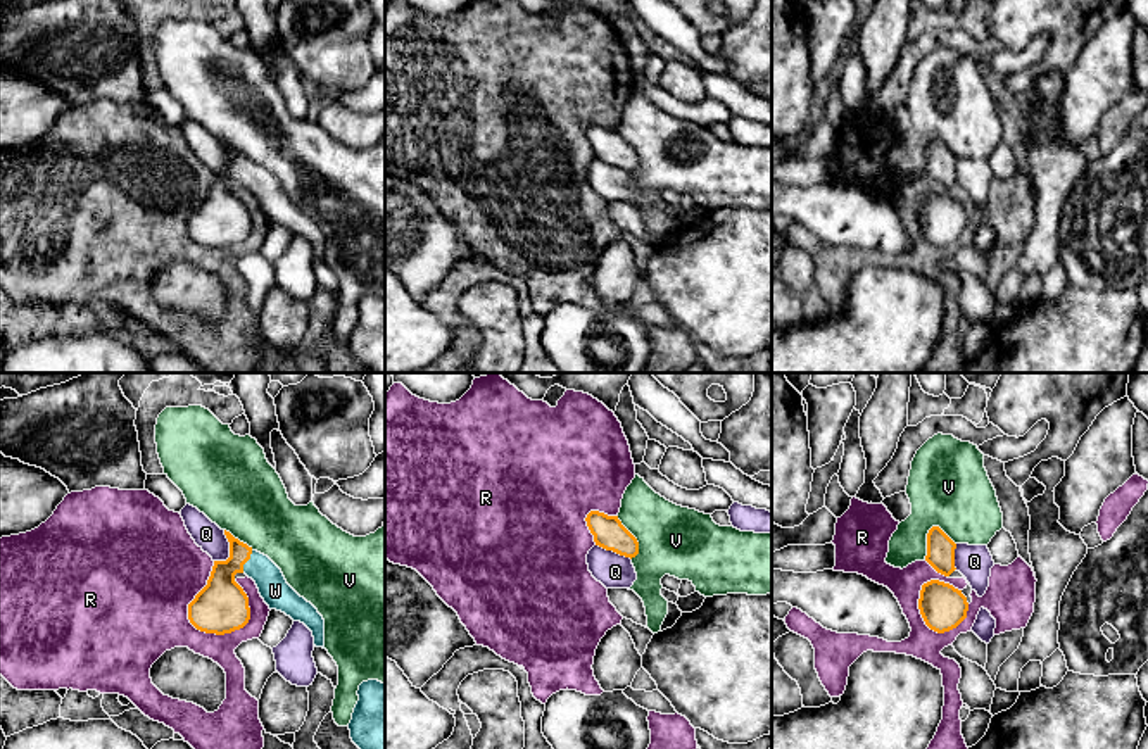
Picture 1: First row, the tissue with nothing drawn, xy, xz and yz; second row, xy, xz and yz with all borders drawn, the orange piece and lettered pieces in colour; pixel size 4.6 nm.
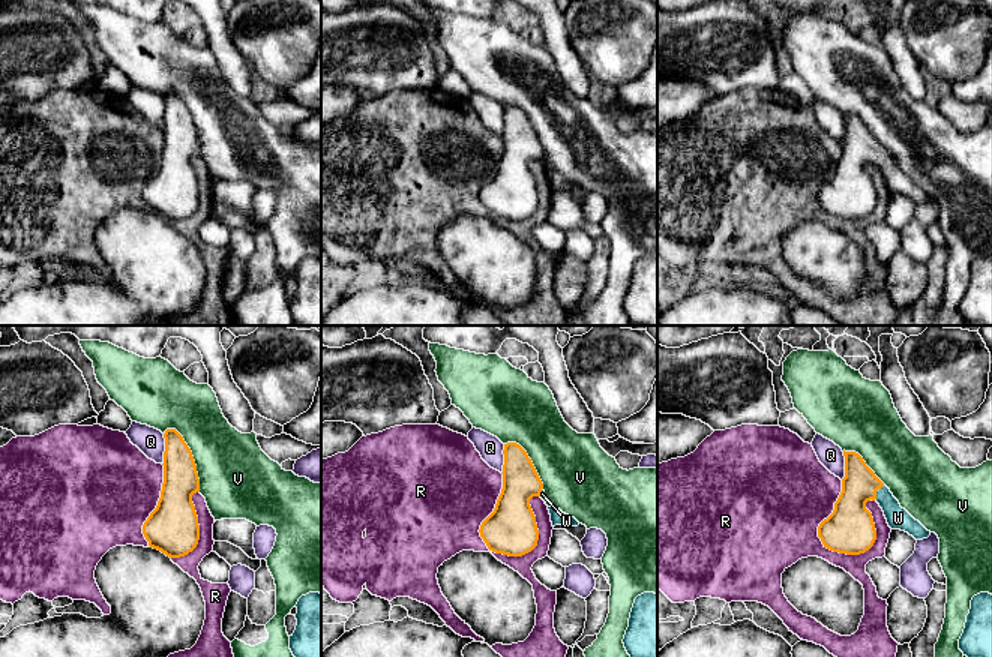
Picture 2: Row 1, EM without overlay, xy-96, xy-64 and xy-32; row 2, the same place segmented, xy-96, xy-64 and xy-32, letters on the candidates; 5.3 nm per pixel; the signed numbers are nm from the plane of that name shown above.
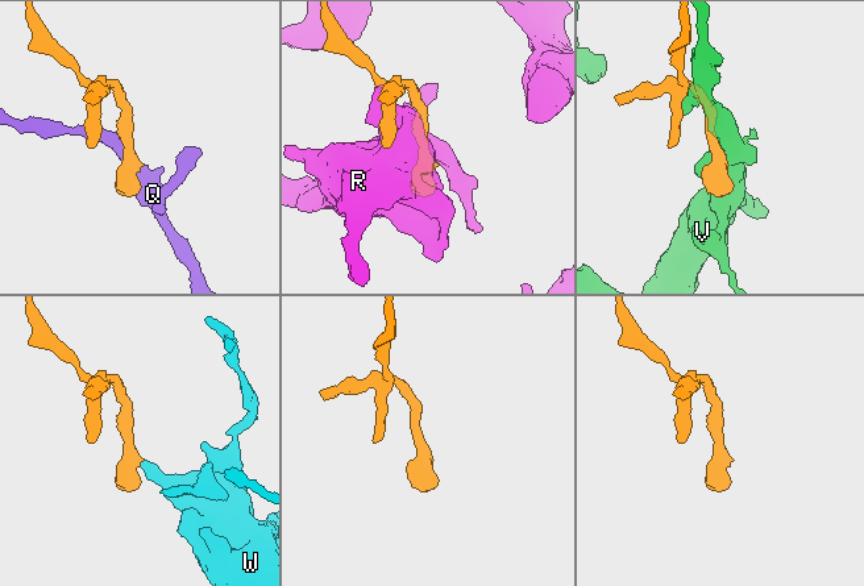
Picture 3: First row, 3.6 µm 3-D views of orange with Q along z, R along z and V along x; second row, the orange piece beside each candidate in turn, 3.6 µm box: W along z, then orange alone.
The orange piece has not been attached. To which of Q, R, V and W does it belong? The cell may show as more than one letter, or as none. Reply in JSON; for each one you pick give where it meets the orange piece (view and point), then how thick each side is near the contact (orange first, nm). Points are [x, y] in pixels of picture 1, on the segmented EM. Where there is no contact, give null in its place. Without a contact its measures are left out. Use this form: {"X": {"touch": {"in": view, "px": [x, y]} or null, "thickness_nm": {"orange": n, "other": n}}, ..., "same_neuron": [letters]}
{"W": {"touch": {"in": "xy", "px": [247, 560]}, "thickness_nm": {"orange": 240, "other": 140}}, "same_neuron": ["W"]}

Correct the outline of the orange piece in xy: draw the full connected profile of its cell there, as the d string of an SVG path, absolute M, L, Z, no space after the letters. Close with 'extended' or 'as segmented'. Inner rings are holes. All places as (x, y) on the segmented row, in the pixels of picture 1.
M224 530L230 542L230 557L226 561L214 561L207 585L188 604L190 623L205 633L224 635L243 628L250 620L249 597L243 588L235 582L237 573L245 573L259 588L261 597L269 606L290 616L293 621L304 623L314 637L314 645L325 649L325 620L318 609L300 597L285 580L281 570L264 554L254 551L247 544L235 538Z; extended

